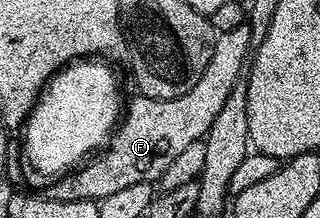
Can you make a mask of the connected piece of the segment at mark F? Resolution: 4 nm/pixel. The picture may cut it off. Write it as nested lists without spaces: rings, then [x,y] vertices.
[[[241,21],[238,27],[233,27],[230,31],[222,30],[217,36],[211,61],[207,61],[203,77],[199,77],[199,81],[187,89],[183,97],[152,99],[138,94],[137,99],[130,103],[128,100],[123,118],[104,150],[72,173],[54,178],[50,182],[54,183],[47,188],[49,198],[59,201],[100,201],[118,189],[160,180],[167,167],[187,145],[196,139],[204,139],[209,134],[211,121],[215,121],[219,109],[223,109],[223,101],[227,101],[227,97],[231,97],[231,89],[242,82],[251,55],[250,41],[251,29],[248,22]]]

